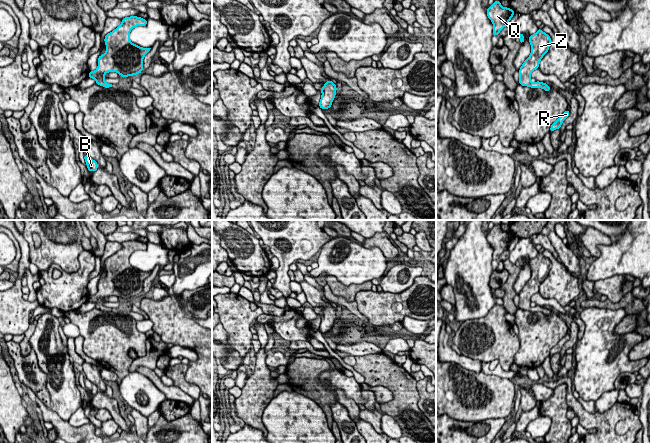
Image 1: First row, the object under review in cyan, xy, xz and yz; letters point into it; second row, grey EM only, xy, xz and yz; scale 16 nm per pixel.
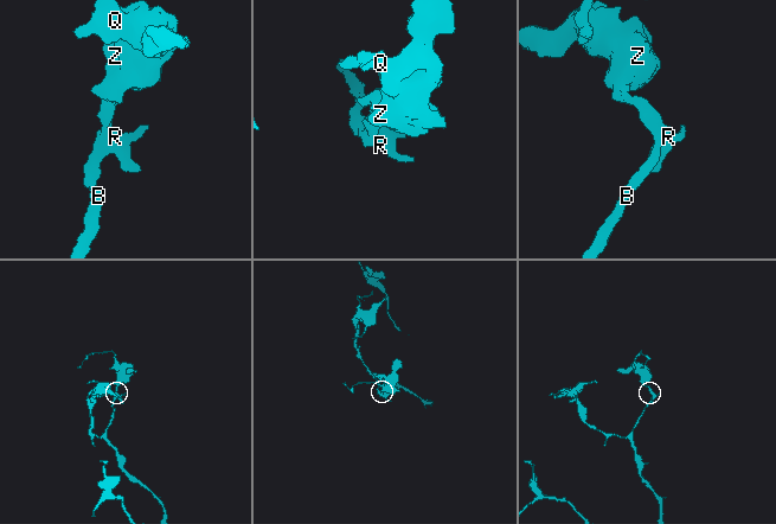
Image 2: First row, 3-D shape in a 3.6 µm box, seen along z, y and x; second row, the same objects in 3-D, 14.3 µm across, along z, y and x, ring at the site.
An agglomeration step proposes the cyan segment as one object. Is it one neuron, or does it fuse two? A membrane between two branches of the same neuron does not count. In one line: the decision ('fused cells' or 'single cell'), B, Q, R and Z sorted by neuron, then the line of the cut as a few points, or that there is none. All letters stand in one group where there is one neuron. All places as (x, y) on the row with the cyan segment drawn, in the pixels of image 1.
single cell | B Q R Z | no cut

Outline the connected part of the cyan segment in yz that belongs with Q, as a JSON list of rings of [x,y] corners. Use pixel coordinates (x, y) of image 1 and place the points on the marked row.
[[[494,1],[486,12],[488,18],[492,21],[494,36],[499,35],[500,31],[505,26],[508,26],[509,21],[515,13],[511,8],[502,7],[500,1]]]

